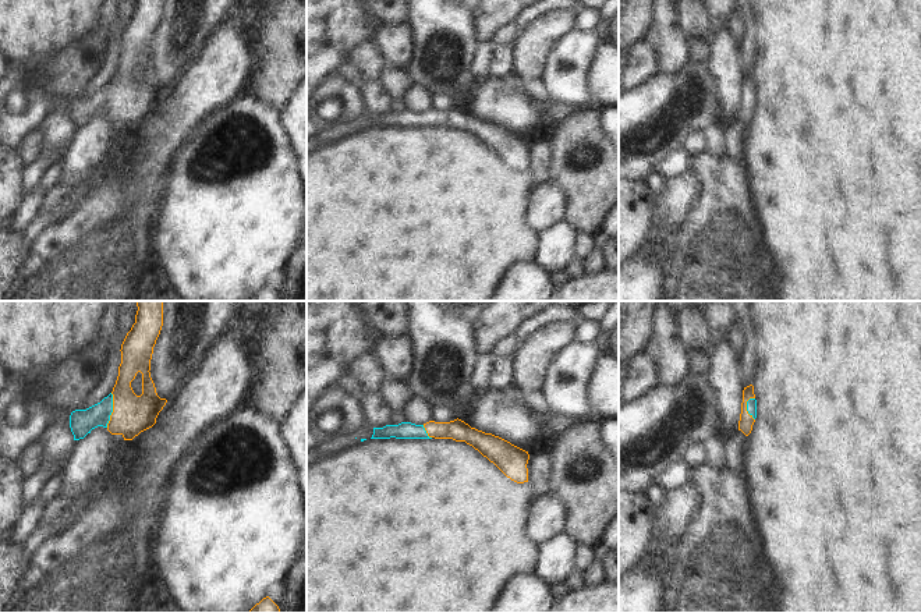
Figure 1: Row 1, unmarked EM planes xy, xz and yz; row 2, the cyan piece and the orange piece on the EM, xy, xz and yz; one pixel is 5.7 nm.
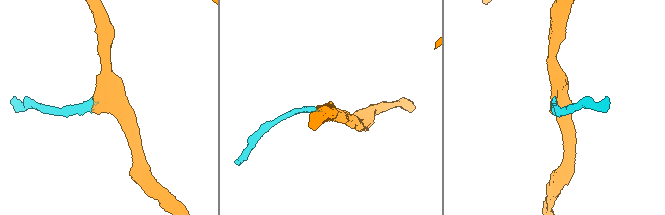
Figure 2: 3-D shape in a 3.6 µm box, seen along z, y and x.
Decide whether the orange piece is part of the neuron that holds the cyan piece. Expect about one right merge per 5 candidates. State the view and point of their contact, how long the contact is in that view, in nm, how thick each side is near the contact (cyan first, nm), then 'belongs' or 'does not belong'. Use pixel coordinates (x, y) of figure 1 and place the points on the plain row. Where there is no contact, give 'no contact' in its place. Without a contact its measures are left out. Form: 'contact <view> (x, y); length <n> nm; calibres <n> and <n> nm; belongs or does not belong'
contact xy (112, 98); length 200 nm; calibres 140 and 220 nm; belongs

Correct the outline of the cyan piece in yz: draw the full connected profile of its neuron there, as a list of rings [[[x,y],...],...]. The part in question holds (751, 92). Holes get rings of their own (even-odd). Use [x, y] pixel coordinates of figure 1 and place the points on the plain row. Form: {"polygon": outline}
{"polygon": [[[750,72],[743,78],[741,102],[738,109],[738,118],[748,124],[757,106],[757,88],[754,74]]]}

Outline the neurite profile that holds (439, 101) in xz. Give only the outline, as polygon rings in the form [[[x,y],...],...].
[[[433,93],[432,95],[431,109],[450,110],[450,109],[454,109],[457,106],[458,106],[458,103],[453,98],[444,95],[444,93]]]

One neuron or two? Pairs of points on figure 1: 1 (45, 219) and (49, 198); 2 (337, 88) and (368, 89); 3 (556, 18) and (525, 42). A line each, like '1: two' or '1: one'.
1: two
2: two
3: one

